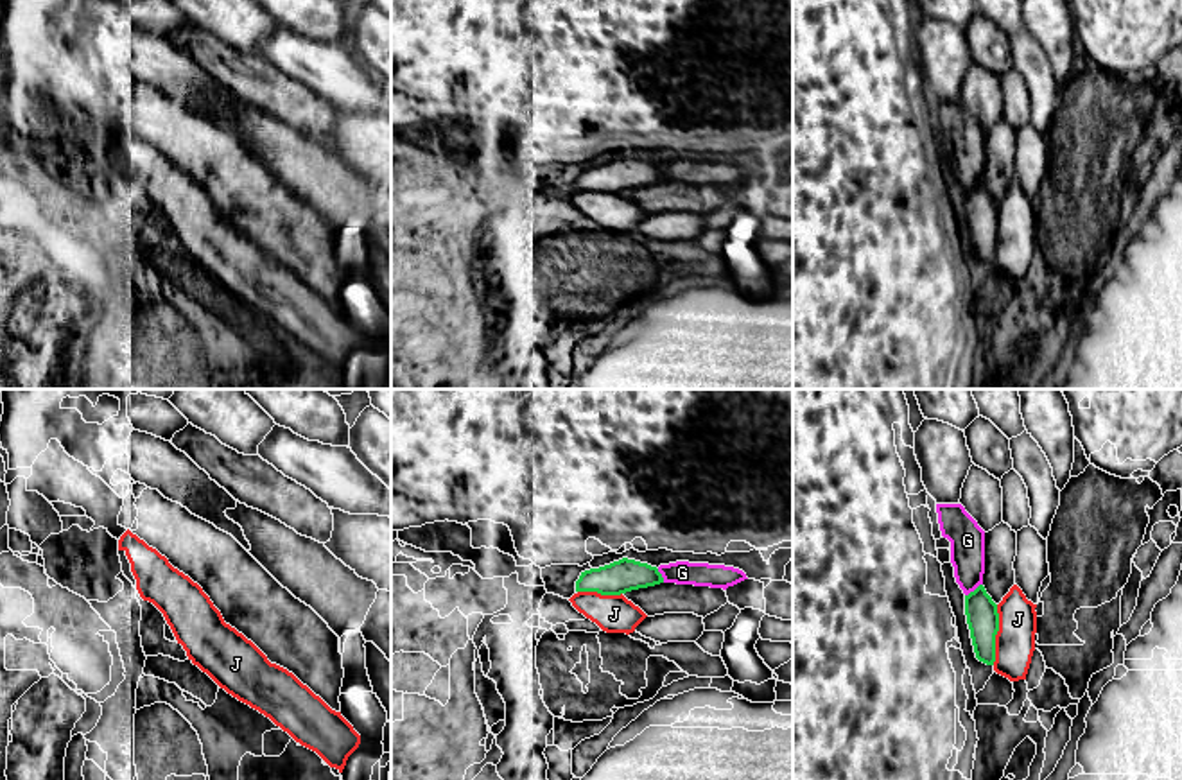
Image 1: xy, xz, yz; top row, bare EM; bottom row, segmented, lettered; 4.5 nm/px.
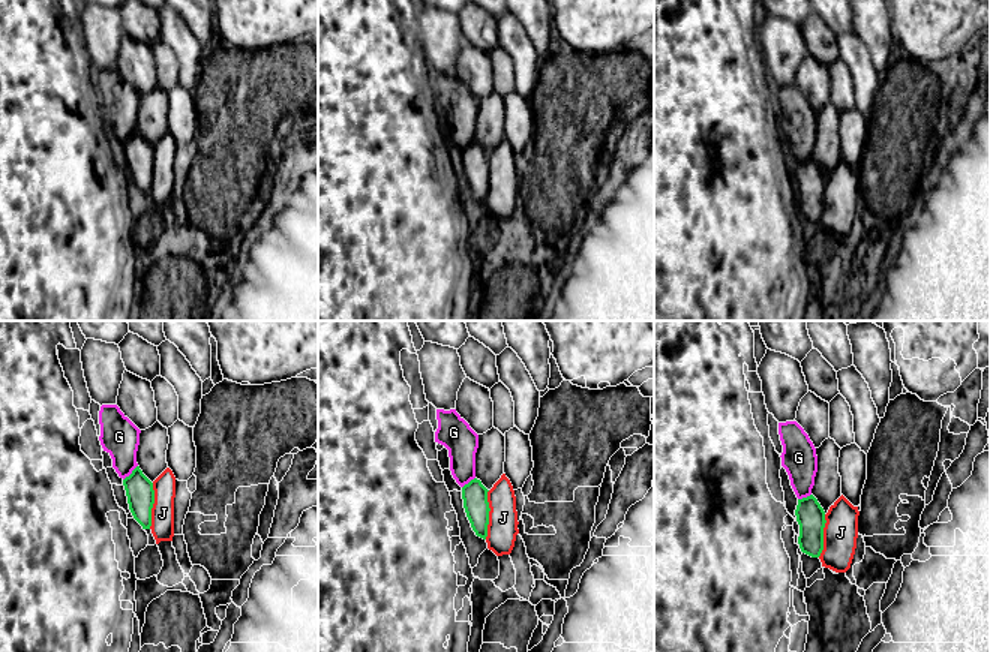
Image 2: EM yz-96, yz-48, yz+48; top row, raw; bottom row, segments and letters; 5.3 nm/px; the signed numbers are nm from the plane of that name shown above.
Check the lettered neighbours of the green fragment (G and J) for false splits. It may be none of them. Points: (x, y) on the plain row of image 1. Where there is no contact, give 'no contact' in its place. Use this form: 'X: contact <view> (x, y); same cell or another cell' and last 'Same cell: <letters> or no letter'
G: contact yz (974, 189); another cell
J: contact yz (996, 232); another cell
Same cell: no letter

